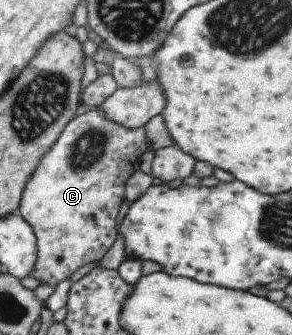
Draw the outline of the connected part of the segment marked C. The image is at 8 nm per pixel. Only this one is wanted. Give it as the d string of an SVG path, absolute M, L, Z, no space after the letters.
M100 109L92 110L86 114L77 116L66 130L63 132L63 135L58 142L49 150L49 153L46 153L46 156L42 158L41 165L36 169L36 172L32 175L30 182L28 183L27 189L25 190L25 195L23 196L23 201L21 202L21 207L19 212L22 213L22 216L25 216L27 221L30 221L30 224L33 225L34 230L37 232L39 238L39 259L37 262L37 272L32 273L31 276L37 278L42 282L42 284L53 284L58 286L60 282L64 282L66 278L70 278L74 272L78 272L82 266L86 264L92 264L92 262L102 262L106 258L106 254L110 252L110 248L118 242L118 219L121 214L121 202L122 196L124 196L124 186L128 182L130 176L142 156L142 152L147 150L148 142L146 142L146 136L144 136L144 127L137 129L127 129L121 126L118 126L118 123L111 121L104 114L104 111Z

